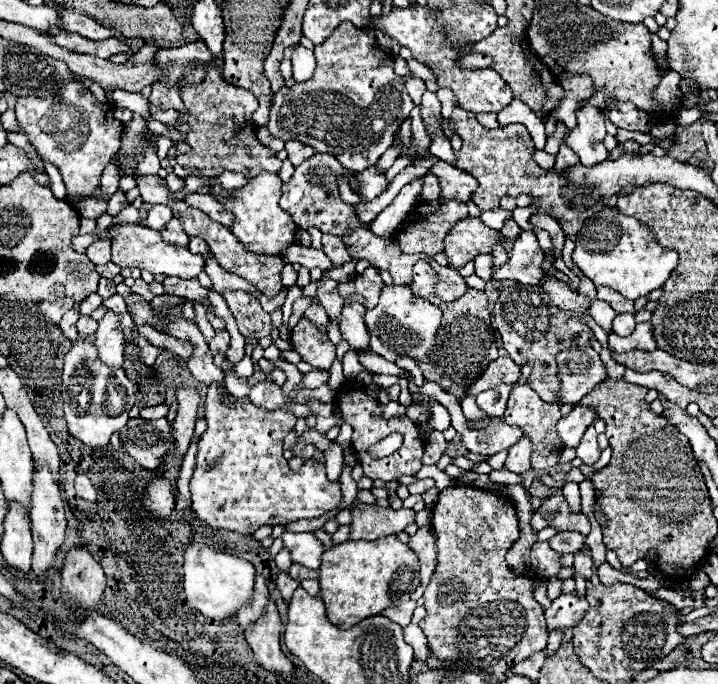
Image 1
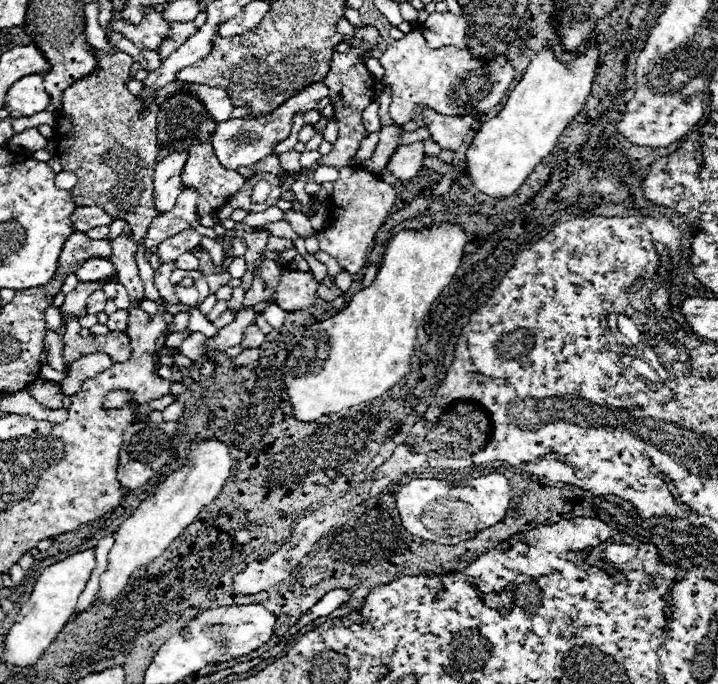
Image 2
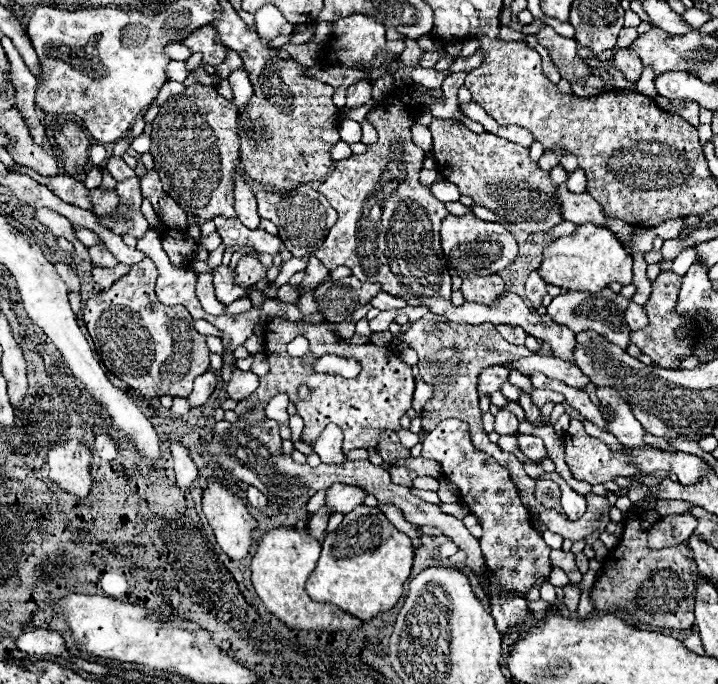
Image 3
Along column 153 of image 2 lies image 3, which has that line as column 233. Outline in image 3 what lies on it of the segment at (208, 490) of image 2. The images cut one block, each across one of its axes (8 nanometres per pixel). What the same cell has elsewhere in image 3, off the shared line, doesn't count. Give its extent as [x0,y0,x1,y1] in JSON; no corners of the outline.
[202,480,258,560]

